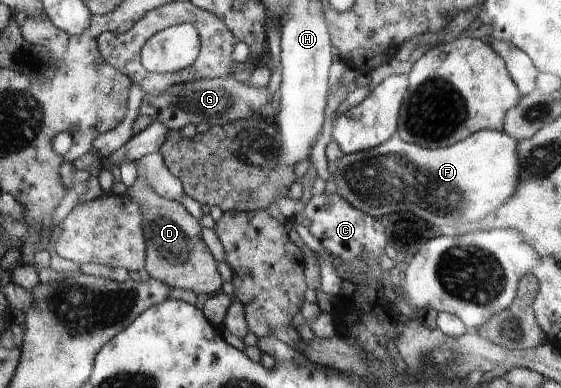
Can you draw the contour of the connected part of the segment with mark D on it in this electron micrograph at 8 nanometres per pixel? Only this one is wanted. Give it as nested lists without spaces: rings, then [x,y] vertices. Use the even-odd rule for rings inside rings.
[[[137,177],[136,183],[126,192],[131,199],[140,203],[142,211],[142,231],[144,231],[144,243],[146,243],[145,269],[152,279],[158,279],[168,287],[181,287],[190,289],[197,295],[216,294],[220,291],[222,277],[218,273],[218,265],[214,256],[206,245],[202,247],[200,237],[200,223],[186,213],[180,202],[170,201],[156,195],[148,181]]]

